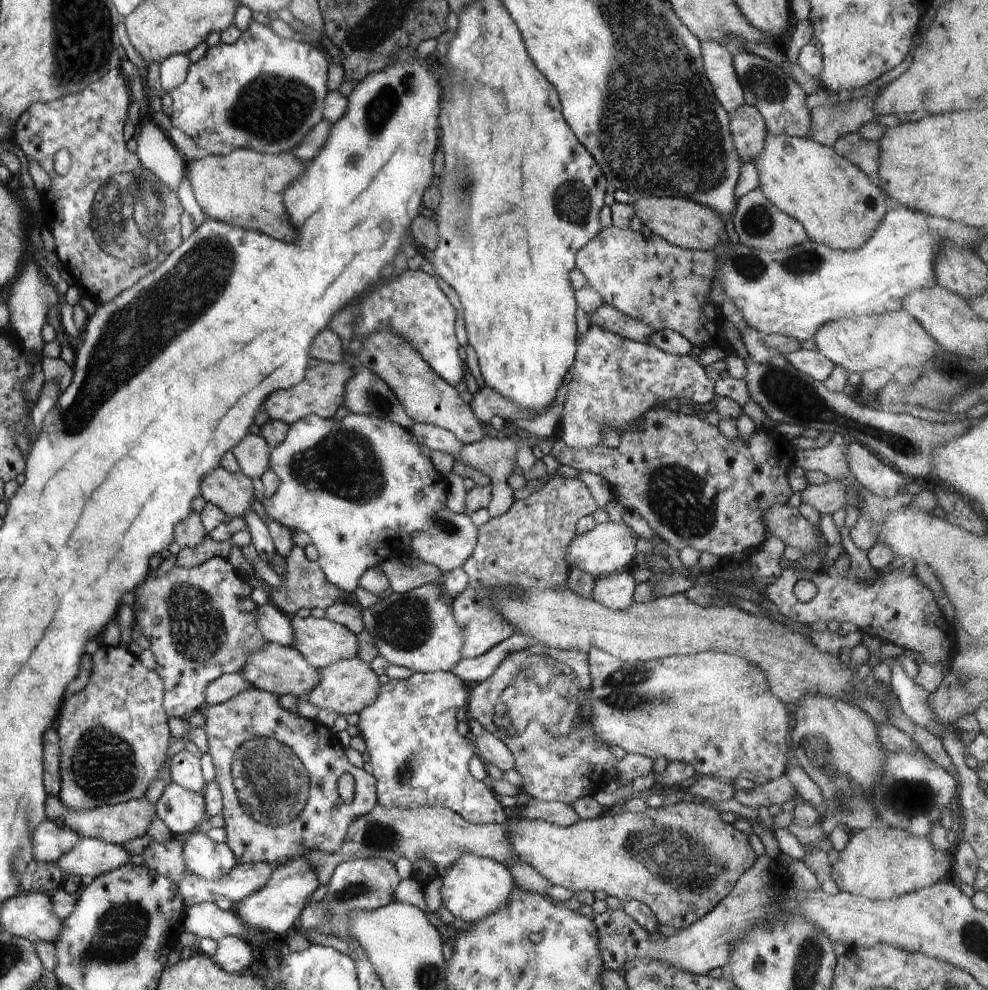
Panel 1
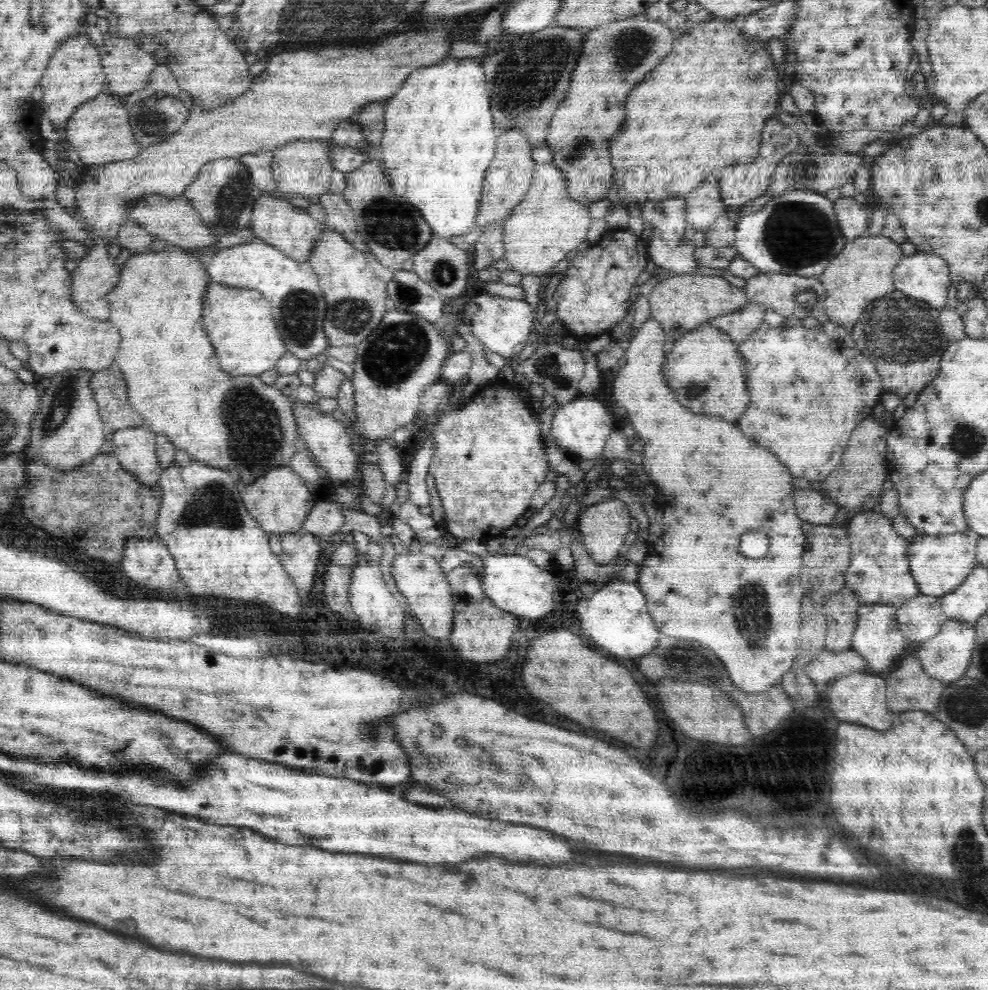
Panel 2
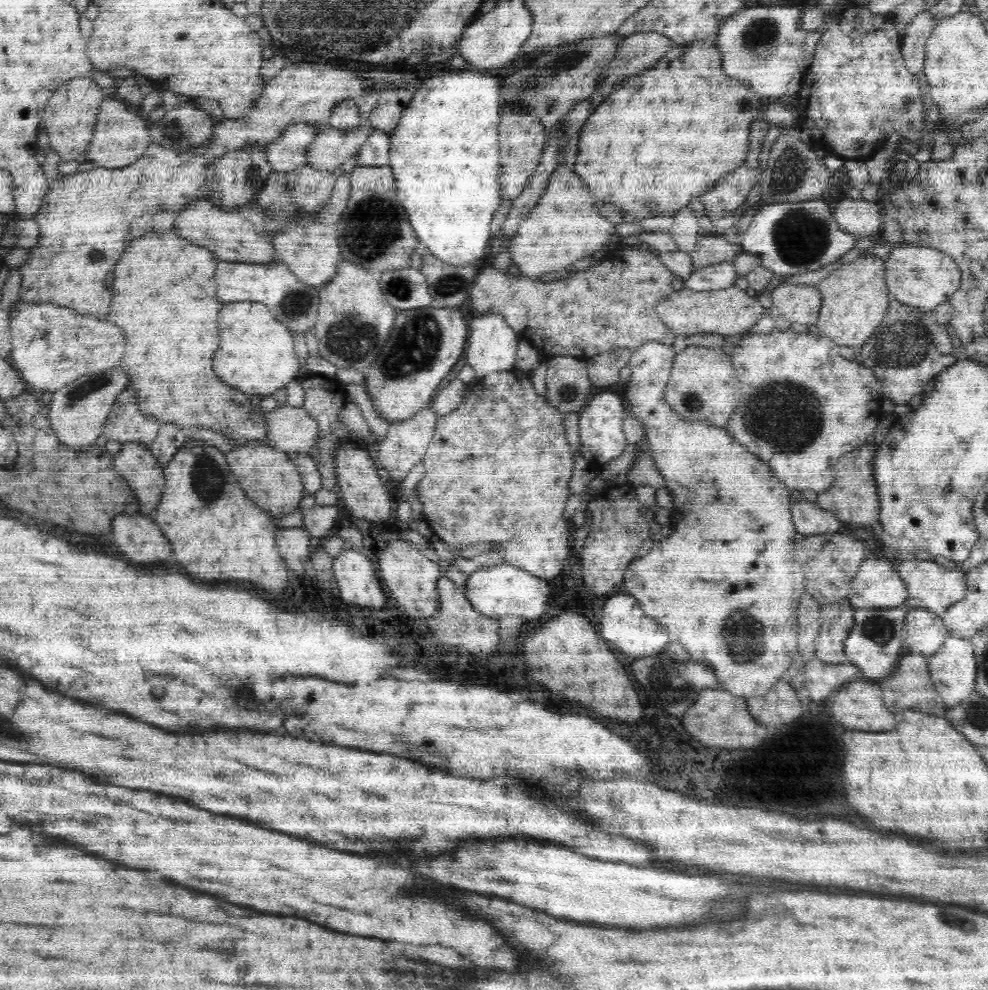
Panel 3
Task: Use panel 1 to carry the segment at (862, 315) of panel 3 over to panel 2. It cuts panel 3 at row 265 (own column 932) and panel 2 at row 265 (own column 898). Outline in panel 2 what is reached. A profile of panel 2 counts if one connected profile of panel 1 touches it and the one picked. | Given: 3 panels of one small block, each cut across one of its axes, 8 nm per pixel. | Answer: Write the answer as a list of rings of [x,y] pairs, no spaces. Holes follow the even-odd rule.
[[[863,235],[852,242],[838,254],[831,264],[819,275],[824,285],[826,299],[824,313],[834,324],[851,327],[858,323],[868,304],[886,297],[895,290],[894,268],[903,260],[901,246],[882,236]]]

